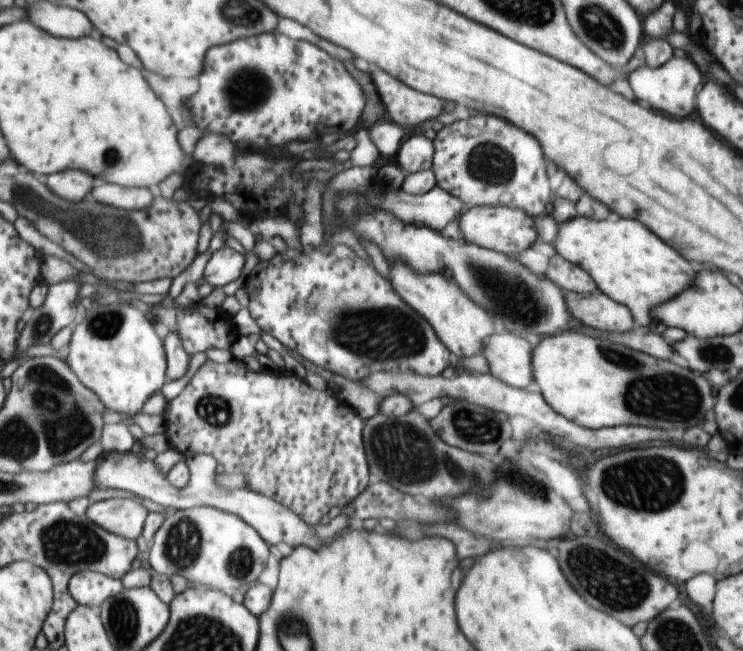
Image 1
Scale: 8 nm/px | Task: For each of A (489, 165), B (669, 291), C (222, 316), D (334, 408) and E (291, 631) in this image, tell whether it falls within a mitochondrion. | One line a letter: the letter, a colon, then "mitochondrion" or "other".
A: mitochondrion
B: other
C: other
D: other
E: mitochondrion

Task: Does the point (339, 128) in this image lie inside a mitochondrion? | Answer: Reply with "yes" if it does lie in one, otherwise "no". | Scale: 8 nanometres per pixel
no

